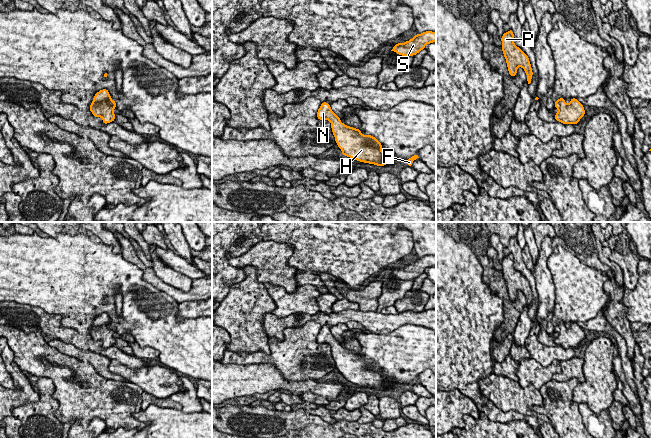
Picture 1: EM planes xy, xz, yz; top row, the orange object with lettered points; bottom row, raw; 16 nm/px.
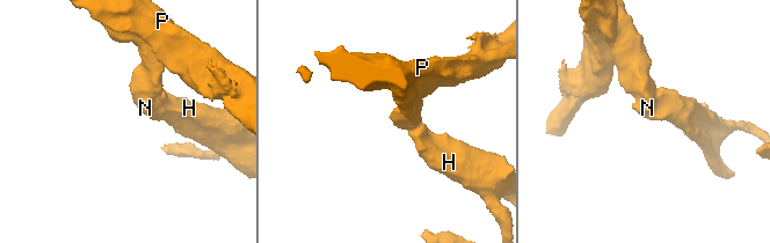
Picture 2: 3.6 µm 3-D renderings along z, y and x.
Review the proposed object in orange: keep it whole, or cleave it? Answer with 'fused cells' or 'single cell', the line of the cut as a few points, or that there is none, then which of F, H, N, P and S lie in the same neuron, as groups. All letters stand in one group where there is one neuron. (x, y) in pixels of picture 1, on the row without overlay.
single cell; no cut; F H N P S

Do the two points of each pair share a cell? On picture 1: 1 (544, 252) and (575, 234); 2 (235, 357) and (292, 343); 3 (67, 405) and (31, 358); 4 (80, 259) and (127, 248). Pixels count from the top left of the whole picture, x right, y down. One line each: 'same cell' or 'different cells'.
1: different cells
2: same cell
3: same cell
4: different cells

